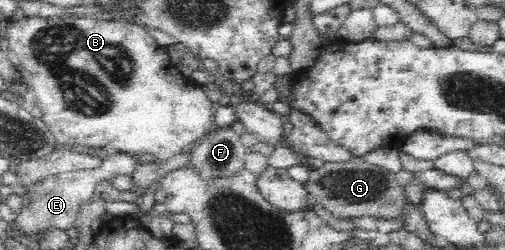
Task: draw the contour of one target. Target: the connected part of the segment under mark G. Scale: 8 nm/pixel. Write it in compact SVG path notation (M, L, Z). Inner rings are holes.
M356 157L346 162L326 162L320 168L312 168L308 172L308 180L304 183L307 193L313 202L320 203L336 218L372 218L403 220L401 213L403 204L408 200L404 186L414 181L414 173L402 169L396 174L378 168Z

